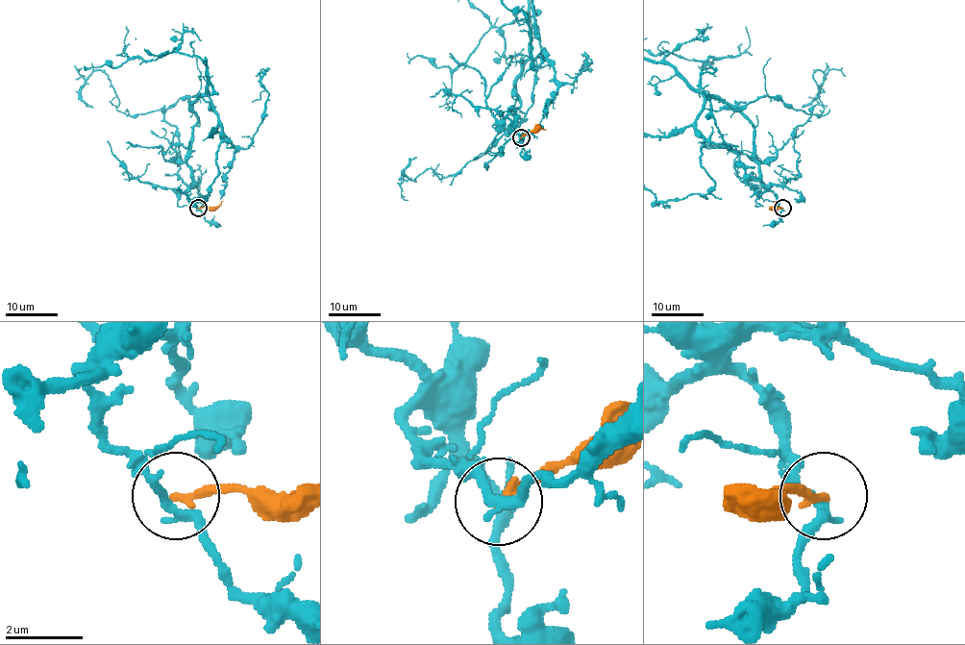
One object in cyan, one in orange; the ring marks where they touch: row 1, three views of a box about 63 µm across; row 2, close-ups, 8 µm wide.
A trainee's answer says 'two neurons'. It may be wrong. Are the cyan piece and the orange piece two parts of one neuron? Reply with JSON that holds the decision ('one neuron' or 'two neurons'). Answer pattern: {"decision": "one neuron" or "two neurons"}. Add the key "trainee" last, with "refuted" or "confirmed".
{"decision": "two neurons", "trainee": "confirmed"}

